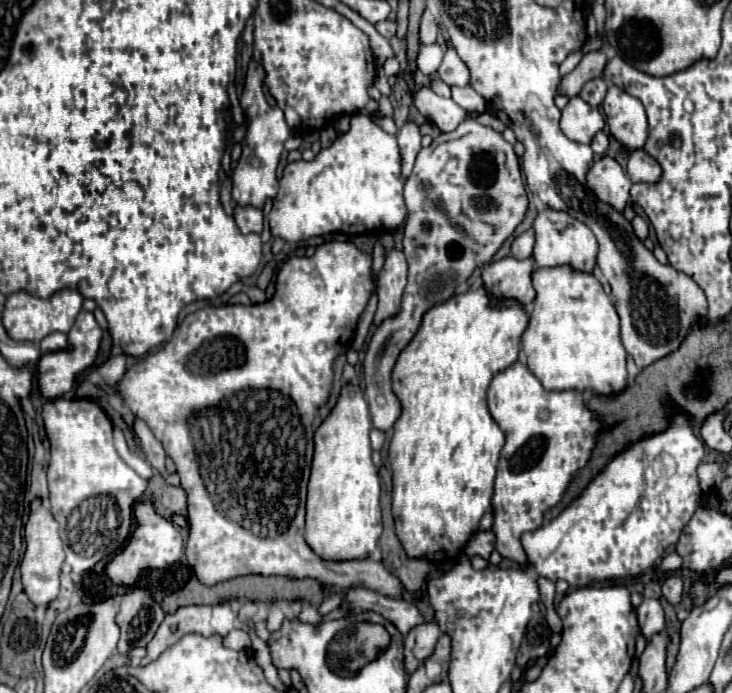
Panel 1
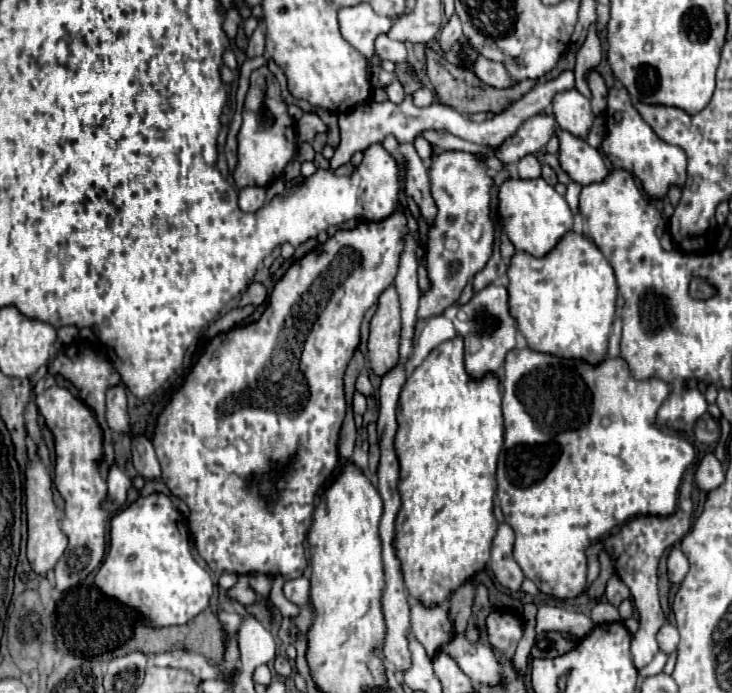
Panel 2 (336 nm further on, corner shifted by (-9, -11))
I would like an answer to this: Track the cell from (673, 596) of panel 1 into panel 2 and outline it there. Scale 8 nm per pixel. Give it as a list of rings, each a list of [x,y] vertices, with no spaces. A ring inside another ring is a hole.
[[[676,545],[670,555],[668,555],[668,575],[670,575],[670,583],[672,585],[680,585],[682,579],[688,573],[688,559],[686,555],[680,551],[680,547]]]

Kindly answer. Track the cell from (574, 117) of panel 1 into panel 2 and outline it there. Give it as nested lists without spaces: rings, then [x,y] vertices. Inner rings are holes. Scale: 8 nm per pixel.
[[[576,89],[558,93],[554,97],[552,111],[554,111],[554,117],[560,125],[560,129],[564,129],[580,139],[588,137],[588,133],[592,129],[590,101],[584,95],[580,95]]]

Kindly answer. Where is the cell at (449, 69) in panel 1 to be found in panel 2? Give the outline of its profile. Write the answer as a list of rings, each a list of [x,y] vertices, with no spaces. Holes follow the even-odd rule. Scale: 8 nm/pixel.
[[[478,55],[478,59],[472,65],[472,71],[476,73],[478,79],[482,79],[490,87],[496,87],[496,89],[510,87],[510,77],[502,63],[496,63],[496,61],[490,61],[490,59]]]

